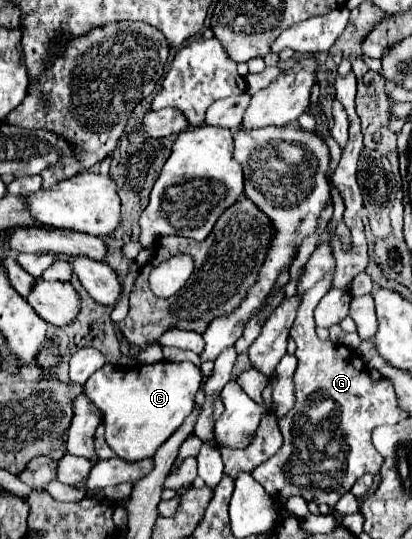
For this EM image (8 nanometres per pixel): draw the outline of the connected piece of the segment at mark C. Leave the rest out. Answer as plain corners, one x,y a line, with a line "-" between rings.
159,361
153,365
137,365
121,369
115,365
103,365
85,383
85,393
93,405
103,413
107,445
117,457
127,461
141,461
153,457
155,451
181,427
195,407
195,395
203,385
201,367
181,361

